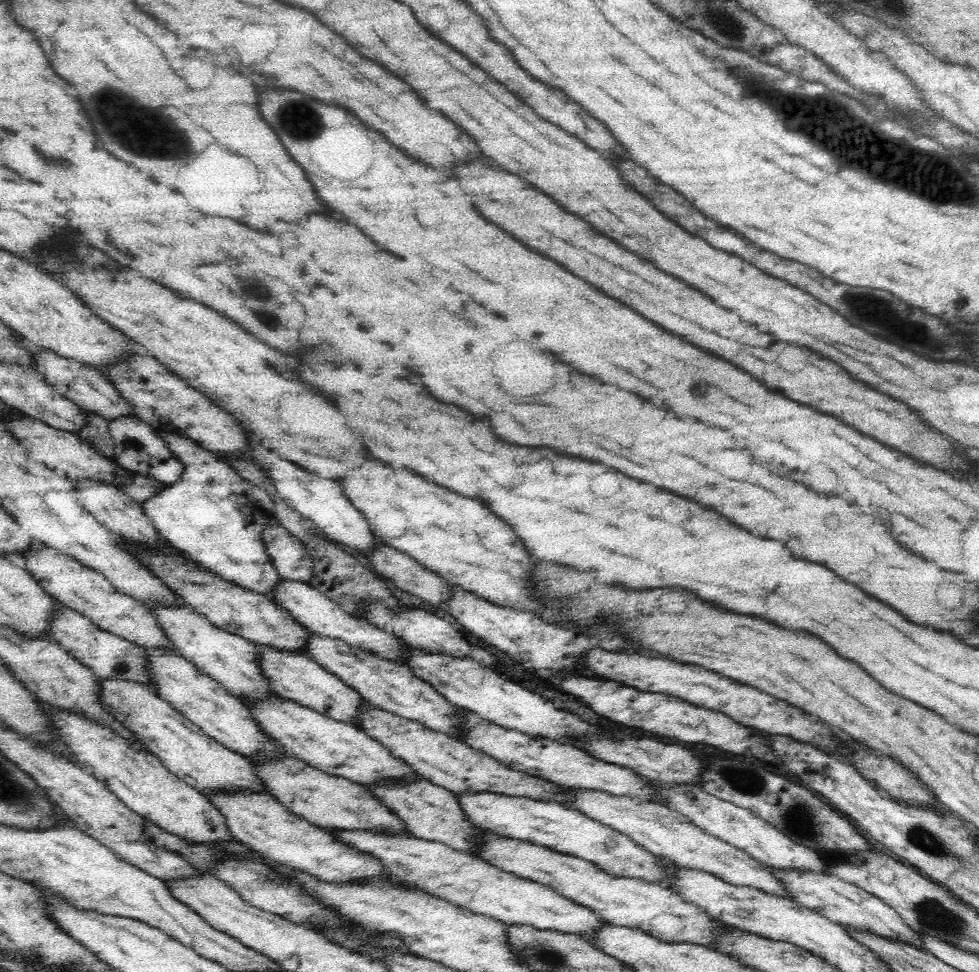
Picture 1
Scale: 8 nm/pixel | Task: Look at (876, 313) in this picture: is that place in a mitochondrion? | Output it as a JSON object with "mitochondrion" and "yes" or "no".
{"mitochondrion":"yes"}

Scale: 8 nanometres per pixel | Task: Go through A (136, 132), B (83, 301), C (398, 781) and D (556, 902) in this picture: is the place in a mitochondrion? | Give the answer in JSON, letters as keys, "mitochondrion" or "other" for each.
{"A":"mitochondrion","B":"other","C":"other","D":"other"}

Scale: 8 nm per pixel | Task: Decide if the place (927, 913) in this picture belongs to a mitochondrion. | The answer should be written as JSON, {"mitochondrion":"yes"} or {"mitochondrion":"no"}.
{"mitochondrion":"yes"}

